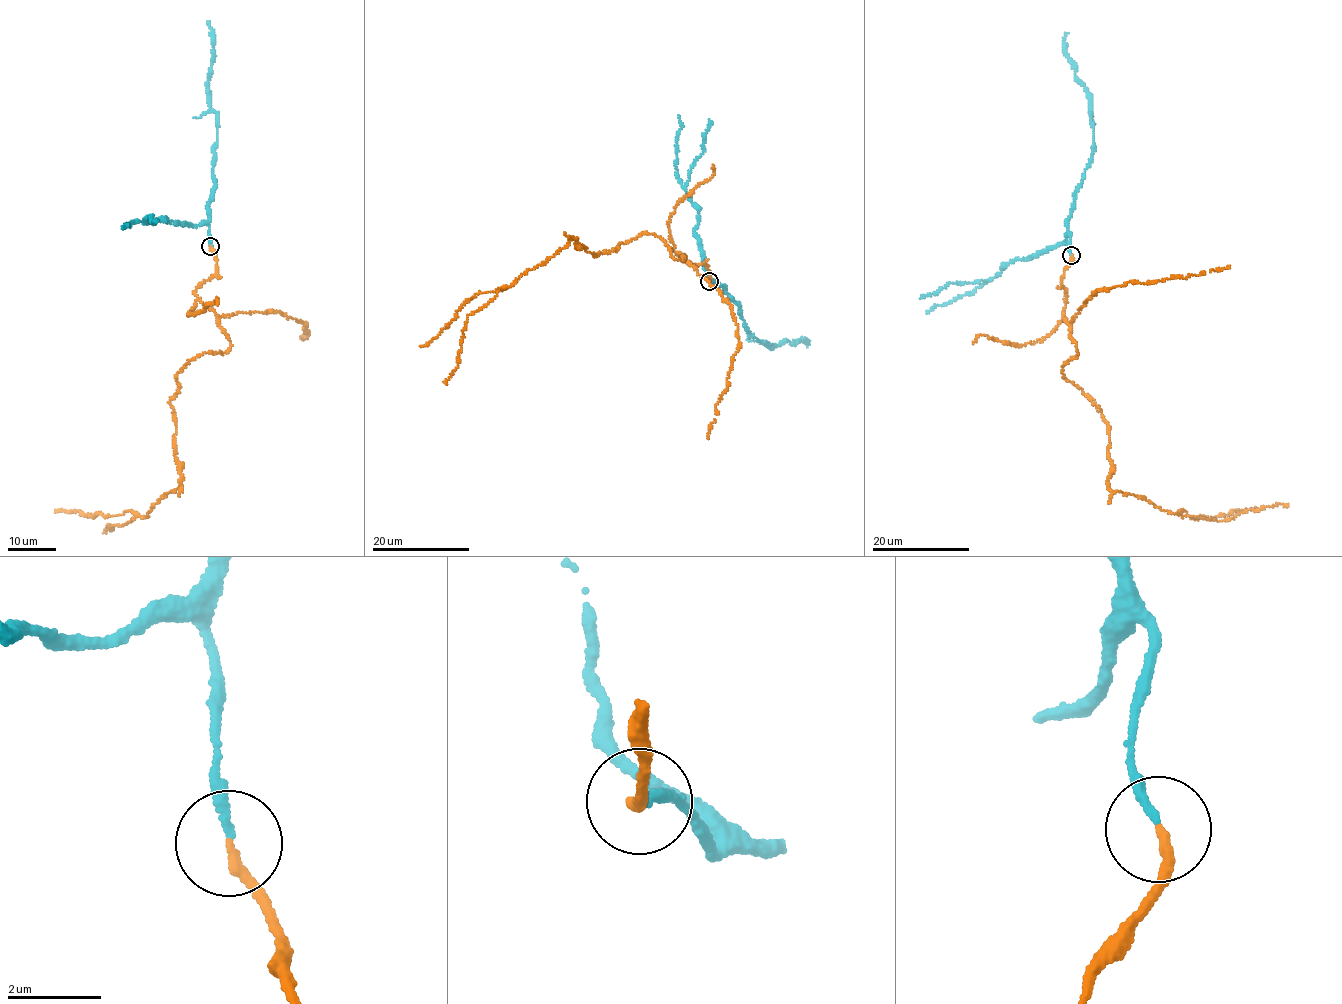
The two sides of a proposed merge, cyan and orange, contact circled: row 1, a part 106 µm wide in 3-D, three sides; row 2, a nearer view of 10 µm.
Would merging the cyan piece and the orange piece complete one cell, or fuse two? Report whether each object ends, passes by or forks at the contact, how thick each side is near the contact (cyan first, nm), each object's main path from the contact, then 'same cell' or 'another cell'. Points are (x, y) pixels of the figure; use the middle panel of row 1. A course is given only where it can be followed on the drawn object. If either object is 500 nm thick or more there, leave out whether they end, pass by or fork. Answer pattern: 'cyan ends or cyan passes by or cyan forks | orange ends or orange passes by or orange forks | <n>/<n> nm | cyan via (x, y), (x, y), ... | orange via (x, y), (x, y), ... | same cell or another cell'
cyan ends | orange ends | 180/200 nm | cyan via (709, 281), (726, 289), (740, 307), (747, 330), (764, 343), (773, 348), (802, 339), (806, 346) | orange via (709, 281), (705, 265), (677, 260), (658, 237), (596, 255), (573, 237), (511, 285), (476, 293), (421, 346) | same cell

